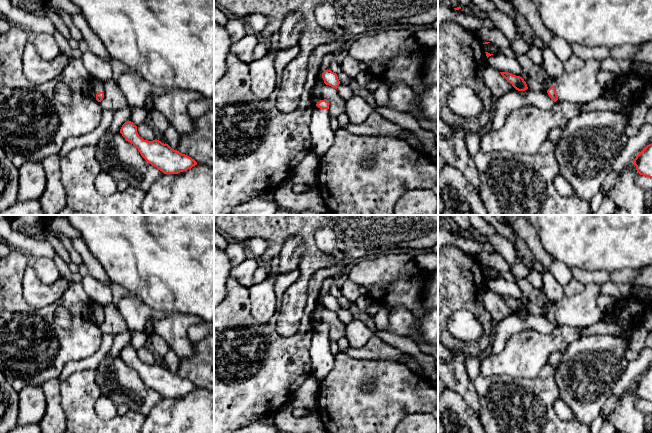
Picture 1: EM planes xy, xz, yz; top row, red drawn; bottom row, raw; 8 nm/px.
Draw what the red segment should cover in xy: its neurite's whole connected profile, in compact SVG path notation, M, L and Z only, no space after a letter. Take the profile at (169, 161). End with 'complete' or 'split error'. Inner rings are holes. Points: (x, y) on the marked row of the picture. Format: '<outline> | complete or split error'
M131 121L122 125L120 133L126 141L138 149L149 164L164 174L178 174L197 165L194 159L172 149L168 144L156 139L153 141L144 140L139 136L137 126Z | complete

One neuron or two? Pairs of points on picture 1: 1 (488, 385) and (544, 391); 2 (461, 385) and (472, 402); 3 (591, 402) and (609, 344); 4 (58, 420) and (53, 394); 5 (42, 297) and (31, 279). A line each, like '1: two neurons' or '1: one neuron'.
1: one neuron
2: one neuron
3: one neuron
4: one neuron
5: one neuron

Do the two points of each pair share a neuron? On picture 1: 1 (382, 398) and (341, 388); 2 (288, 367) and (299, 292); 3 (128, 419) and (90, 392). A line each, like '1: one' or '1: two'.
1: one
2: two
3: one

